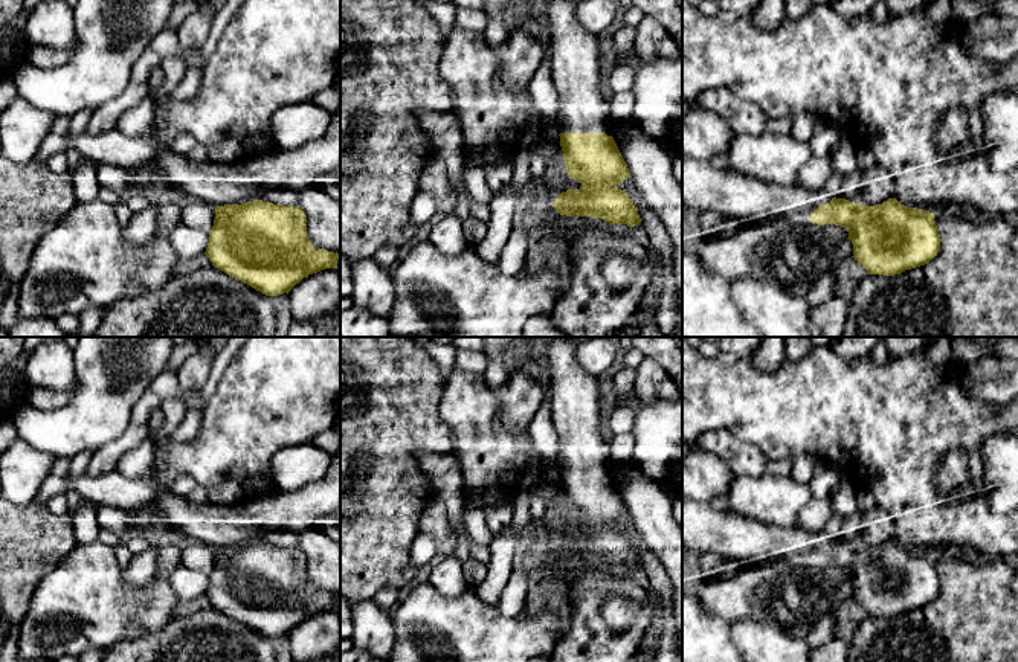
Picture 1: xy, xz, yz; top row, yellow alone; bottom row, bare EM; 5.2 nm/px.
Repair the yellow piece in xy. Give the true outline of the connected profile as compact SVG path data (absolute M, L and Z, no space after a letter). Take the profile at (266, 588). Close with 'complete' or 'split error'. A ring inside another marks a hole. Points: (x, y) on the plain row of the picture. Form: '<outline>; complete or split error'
M253 541L215 549L205 596L212 607L266 638L284 636L308 616L337 610L339 595L314 590L307 577L307 557L299 548Z; complete

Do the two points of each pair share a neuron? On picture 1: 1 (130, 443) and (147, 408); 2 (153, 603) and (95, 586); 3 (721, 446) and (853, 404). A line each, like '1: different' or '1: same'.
1: same
2: same
3: different

